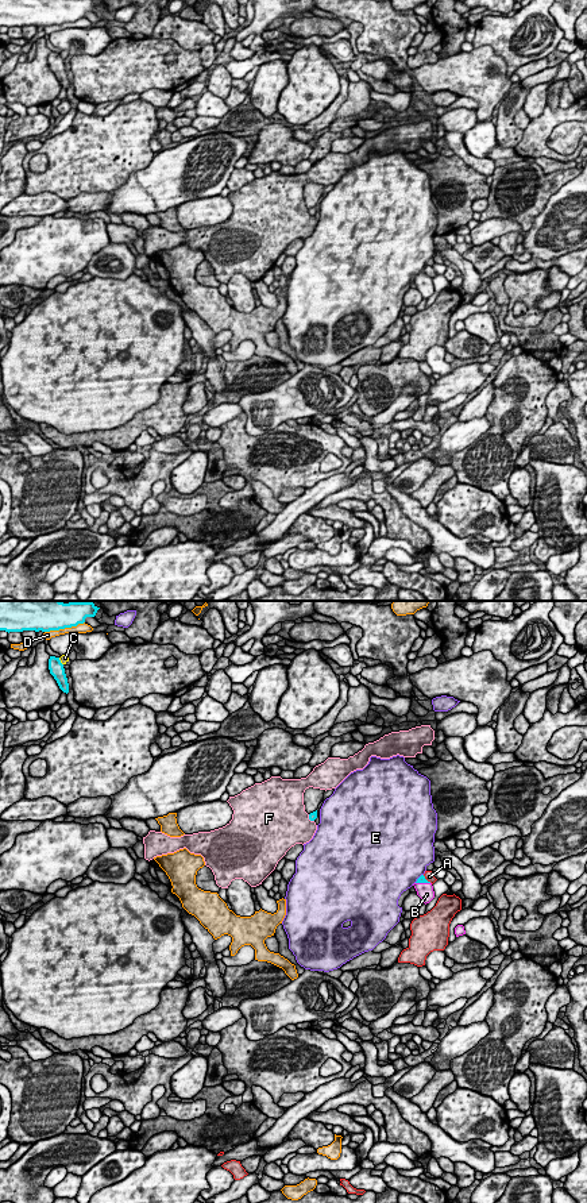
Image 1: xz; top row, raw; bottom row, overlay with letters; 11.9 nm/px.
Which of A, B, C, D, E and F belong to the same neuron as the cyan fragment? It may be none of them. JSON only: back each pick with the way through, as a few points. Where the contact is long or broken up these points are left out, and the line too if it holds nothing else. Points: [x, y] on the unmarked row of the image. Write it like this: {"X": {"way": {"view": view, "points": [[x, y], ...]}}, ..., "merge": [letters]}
{"B": {"way": {"view": "xz", "points": [[421, 274], [423, 277], [425, 286]]}}, "merge": ["B"]}

